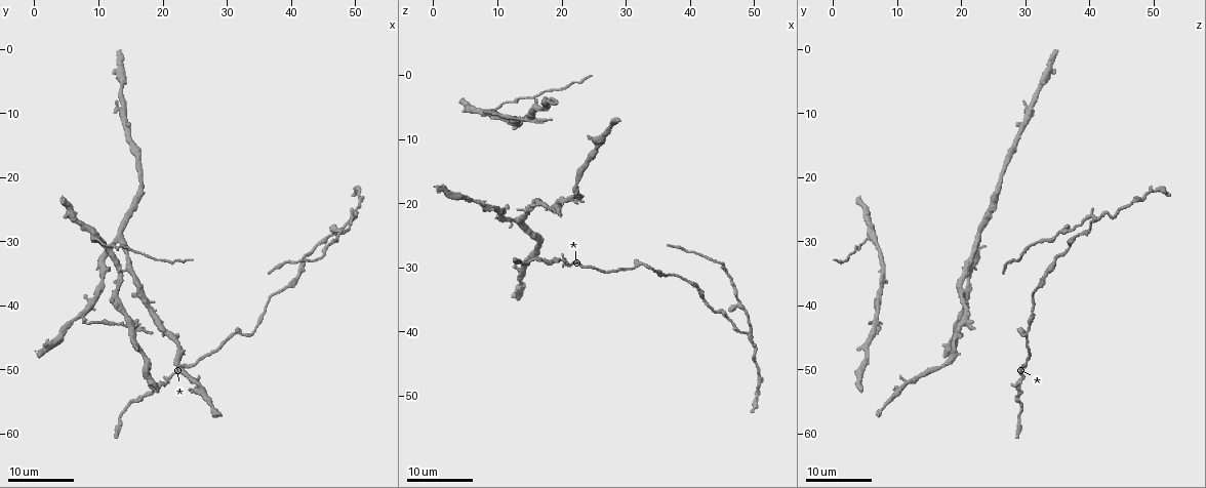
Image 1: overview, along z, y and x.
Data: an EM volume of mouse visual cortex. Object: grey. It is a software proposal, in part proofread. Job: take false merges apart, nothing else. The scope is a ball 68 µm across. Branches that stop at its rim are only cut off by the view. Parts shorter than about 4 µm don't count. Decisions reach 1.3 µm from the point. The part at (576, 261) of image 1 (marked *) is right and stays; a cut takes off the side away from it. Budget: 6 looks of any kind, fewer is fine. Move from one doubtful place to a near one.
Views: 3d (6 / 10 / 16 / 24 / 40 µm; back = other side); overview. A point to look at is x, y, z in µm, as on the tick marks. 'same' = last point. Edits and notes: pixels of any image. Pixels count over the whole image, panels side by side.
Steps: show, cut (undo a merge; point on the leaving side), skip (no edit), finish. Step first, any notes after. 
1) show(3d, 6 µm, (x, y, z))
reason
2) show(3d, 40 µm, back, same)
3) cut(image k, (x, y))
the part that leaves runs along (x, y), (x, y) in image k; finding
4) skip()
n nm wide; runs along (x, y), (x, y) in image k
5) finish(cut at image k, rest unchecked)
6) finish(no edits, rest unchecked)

show(3d, 16 µm, (14.0, 43.0, 7.0))

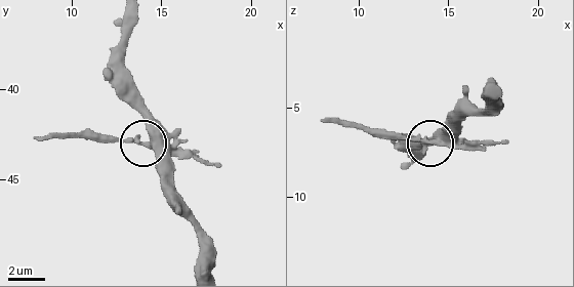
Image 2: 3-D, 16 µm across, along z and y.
show(3d, 10 µm, (14.2, 42.9, 6.9))
closer look

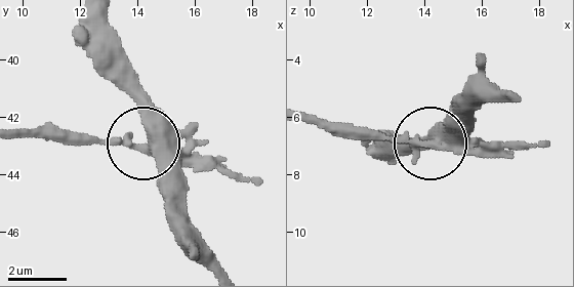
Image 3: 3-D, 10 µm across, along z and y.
show(3d, 6 µm, (14.2, 42.9, 6.8))

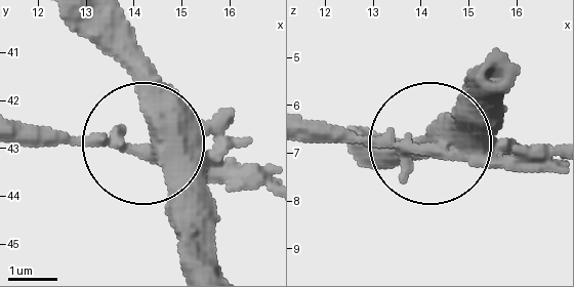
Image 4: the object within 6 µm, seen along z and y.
skip()
490 nm wide; continuous, no second neuron

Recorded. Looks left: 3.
show(3d, 24 µm, (25.5, 52.5, 11.0))
three arms meet

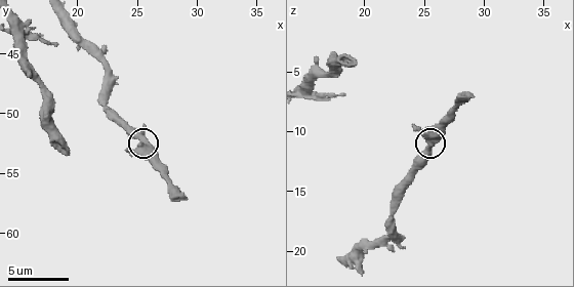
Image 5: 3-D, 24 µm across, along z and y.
show(3d, 10 µm, (25.6, 52.6, 11.0))

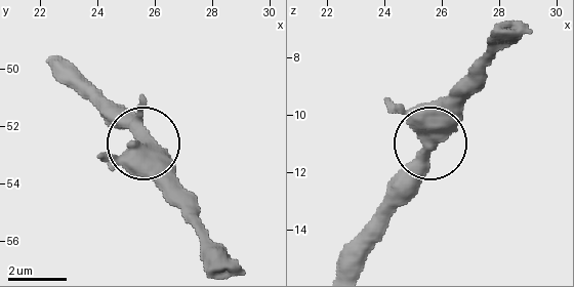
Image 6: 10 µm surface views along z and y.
skip()
one neuron here

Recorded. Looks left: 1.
finish(no edits, rest unchecked)

